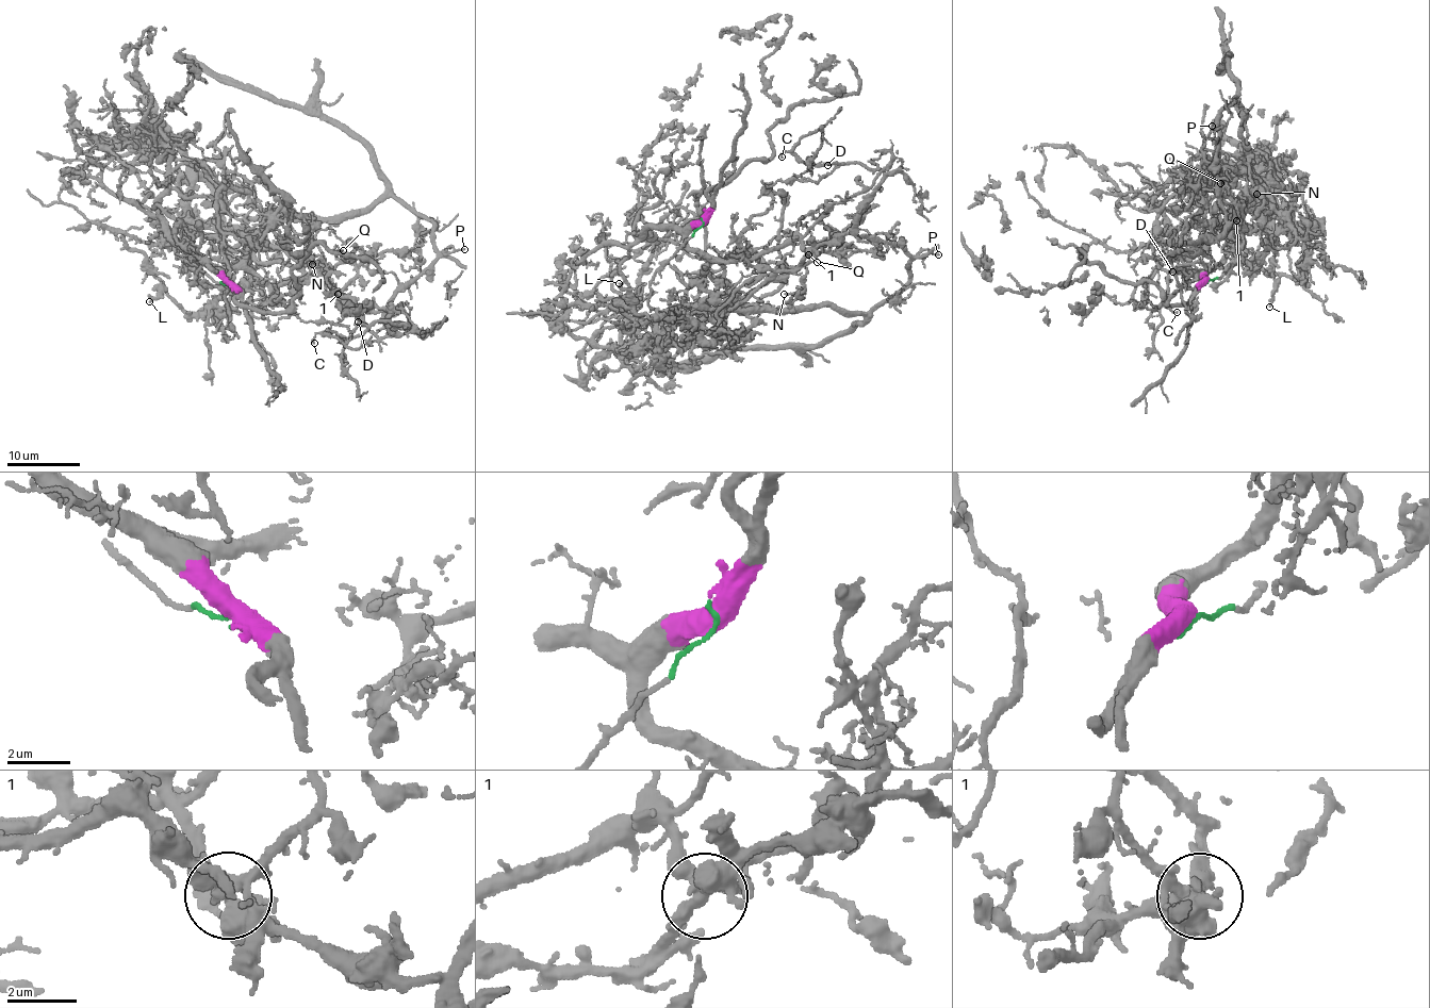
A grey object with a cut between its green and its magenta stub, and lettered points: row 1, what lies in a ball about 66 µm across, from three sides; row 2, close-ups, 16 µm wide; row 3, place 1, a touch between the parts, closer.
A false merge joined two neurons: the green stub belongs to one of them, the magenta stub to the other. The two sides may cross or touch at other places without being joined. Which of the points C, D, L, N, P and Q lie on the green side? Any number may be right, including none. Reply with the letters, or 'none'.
C, D, L, N, P, Q

